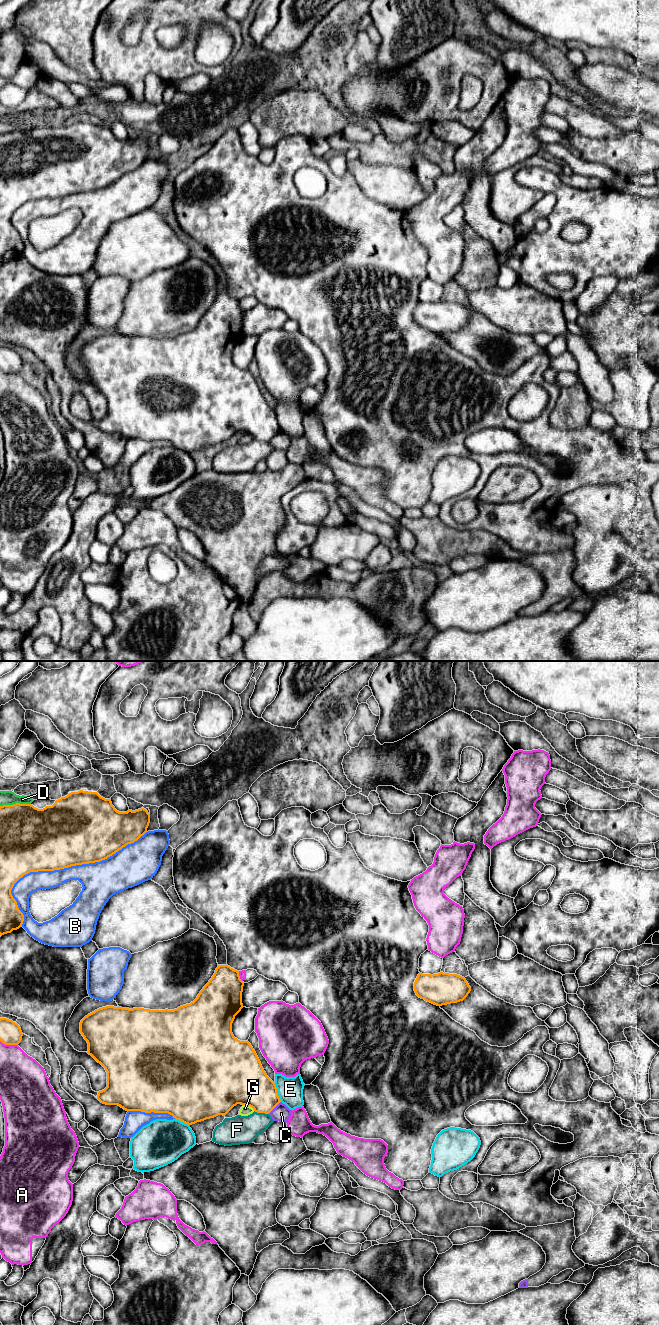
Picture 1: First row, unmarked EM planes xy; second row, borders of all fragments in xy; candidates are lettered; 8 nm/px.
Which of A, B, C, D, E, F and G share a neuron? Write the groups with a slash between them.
A / B / C / D / E / F / G

